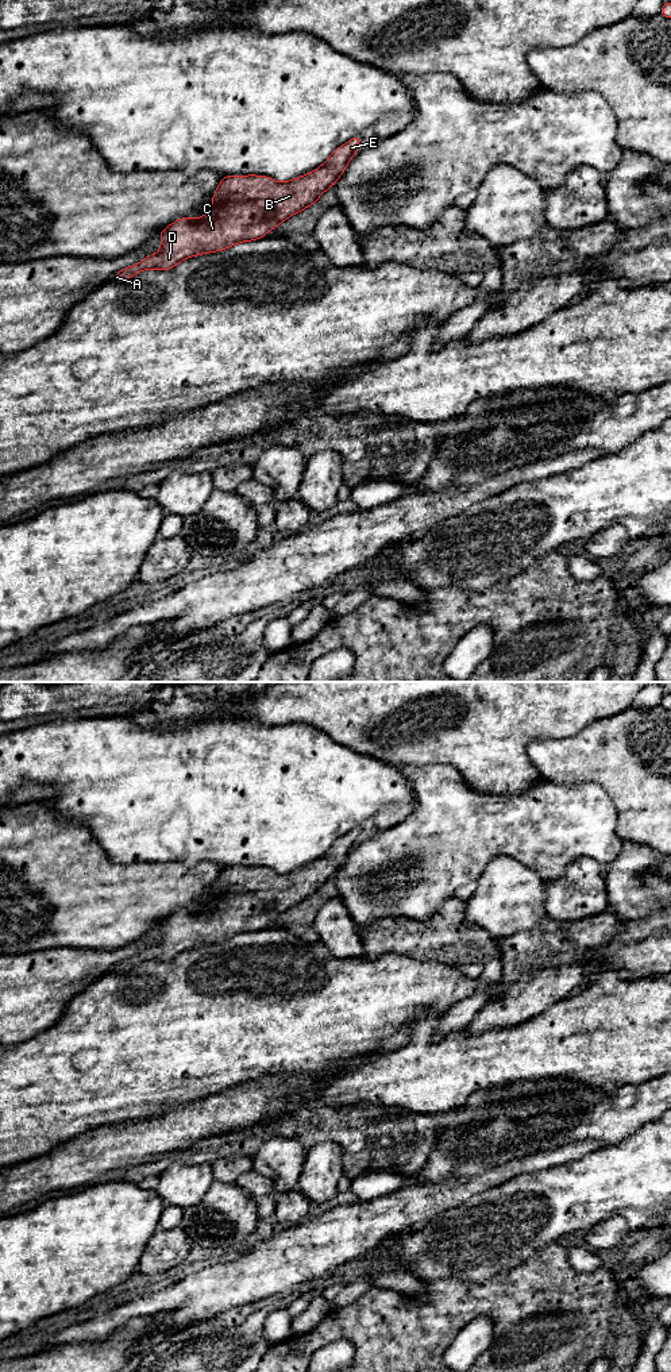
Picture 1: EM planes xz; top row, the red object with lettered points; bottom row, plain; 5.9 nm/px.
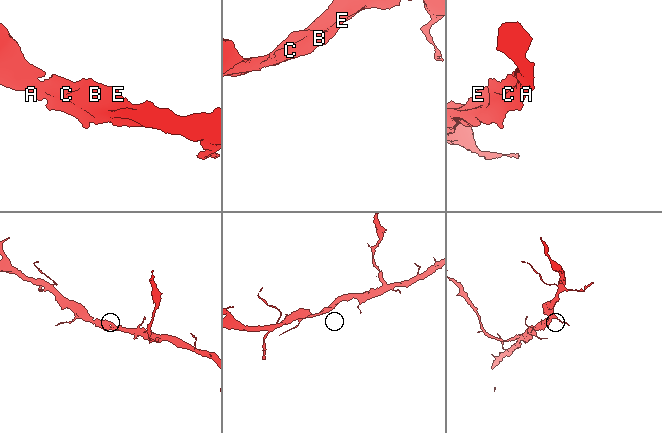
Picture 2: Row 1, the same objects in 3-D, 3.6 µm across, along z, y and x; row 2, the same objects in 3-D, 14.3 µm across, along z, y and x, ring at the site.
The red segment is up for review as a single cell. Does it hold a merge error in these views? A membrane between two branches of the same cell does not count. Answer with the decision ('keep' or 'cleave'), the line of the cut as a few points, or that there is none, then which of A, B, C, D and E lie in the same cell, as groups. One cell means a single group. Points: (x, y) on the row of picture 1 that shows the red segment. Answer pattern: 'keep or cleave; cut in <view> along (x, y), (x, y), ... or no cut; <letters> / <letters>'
keep; no cut; A B C D E

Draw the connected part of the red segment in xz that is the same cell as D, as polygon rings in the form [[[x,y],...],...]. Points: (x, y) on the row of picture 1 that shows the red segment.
[[[355,135],[346,144],[338,147],[331,157],[316,170],[296,180],[277,182],[266,176],[224,176],[212,197],[212,208],[200,219],[181,217],[159,232],[161,250],[147,255],[142,262],[126,267],[112,275],[112,281],[134,277],[146,269],[169,270],[181,261],[200,254],[231,248],[236,243],[257,240],[279,226],[285,219],[313,205],[317,199],[346,170],[351,158],[358,153],[360,135]]]

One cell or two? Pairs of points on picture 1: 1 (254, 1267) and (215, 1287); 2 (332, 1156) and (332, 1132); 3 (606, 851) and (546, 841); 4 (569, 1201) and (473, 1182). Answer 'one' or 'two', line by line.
1: one
2: two
3: one
4: two

